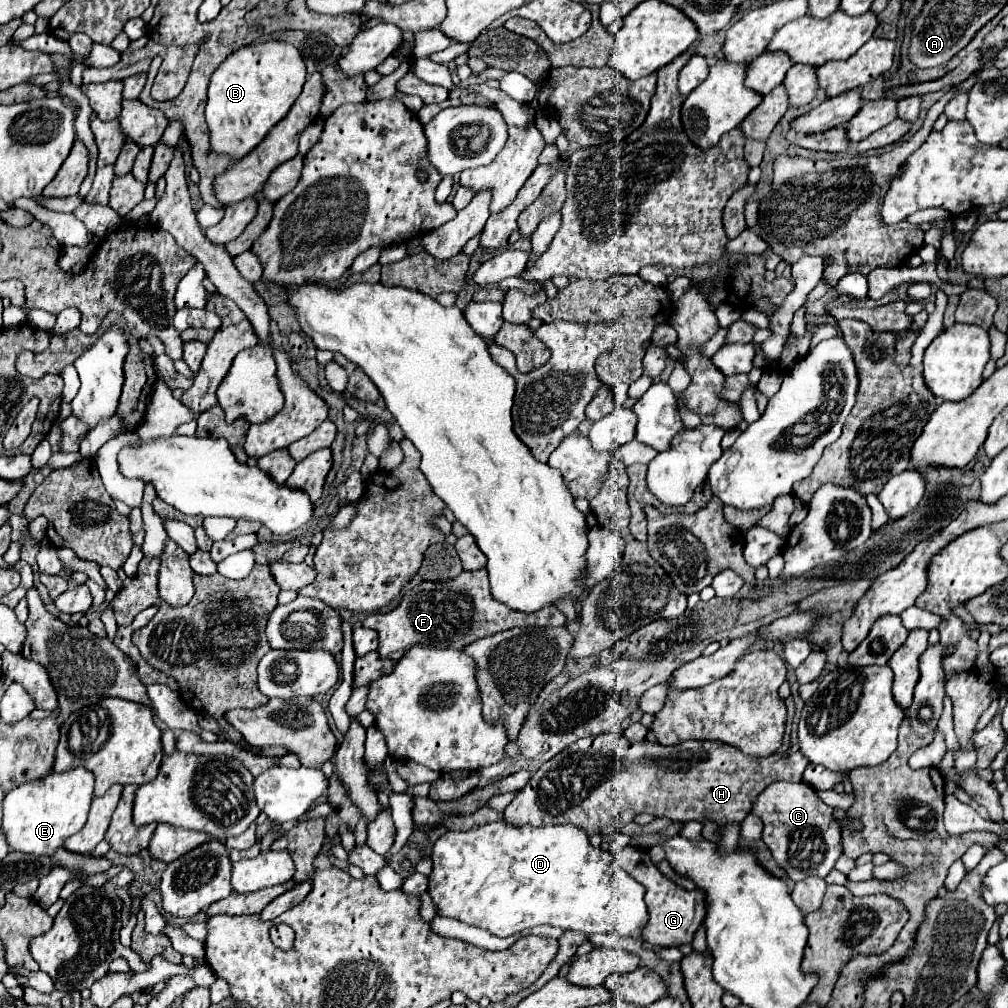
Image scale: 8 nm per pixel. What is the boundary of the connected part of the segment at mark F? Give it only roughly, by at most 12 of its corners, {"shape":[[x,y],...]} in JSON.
{"shape":[[487,571],[421,583],[391,613],[371,613],[377,653],[463,649],[513,627],[559,627],[557,607],[511,611]]}

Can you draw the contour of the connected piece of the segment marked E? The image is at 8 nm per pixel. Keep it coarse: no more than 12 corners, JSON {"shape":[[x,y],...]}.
{"shape":[[77,767],[11,789],[9,847],[55,855],[93,799]]}

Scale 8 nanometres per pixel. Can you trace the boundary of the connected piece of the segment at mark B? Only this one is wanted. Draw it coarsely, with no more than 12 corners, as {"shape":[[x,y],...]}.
{"shape":[[251,43],[211,75],[211,147],[247,155],[291,109],[305,63]]}

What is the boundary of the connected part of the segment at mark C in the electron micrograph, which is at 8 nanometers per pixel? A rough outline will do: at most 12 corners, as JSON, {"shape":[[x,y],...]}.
{"shape":[[771,783],[753,813],[789,879],[827,877],[841,825],[813,787]]}

